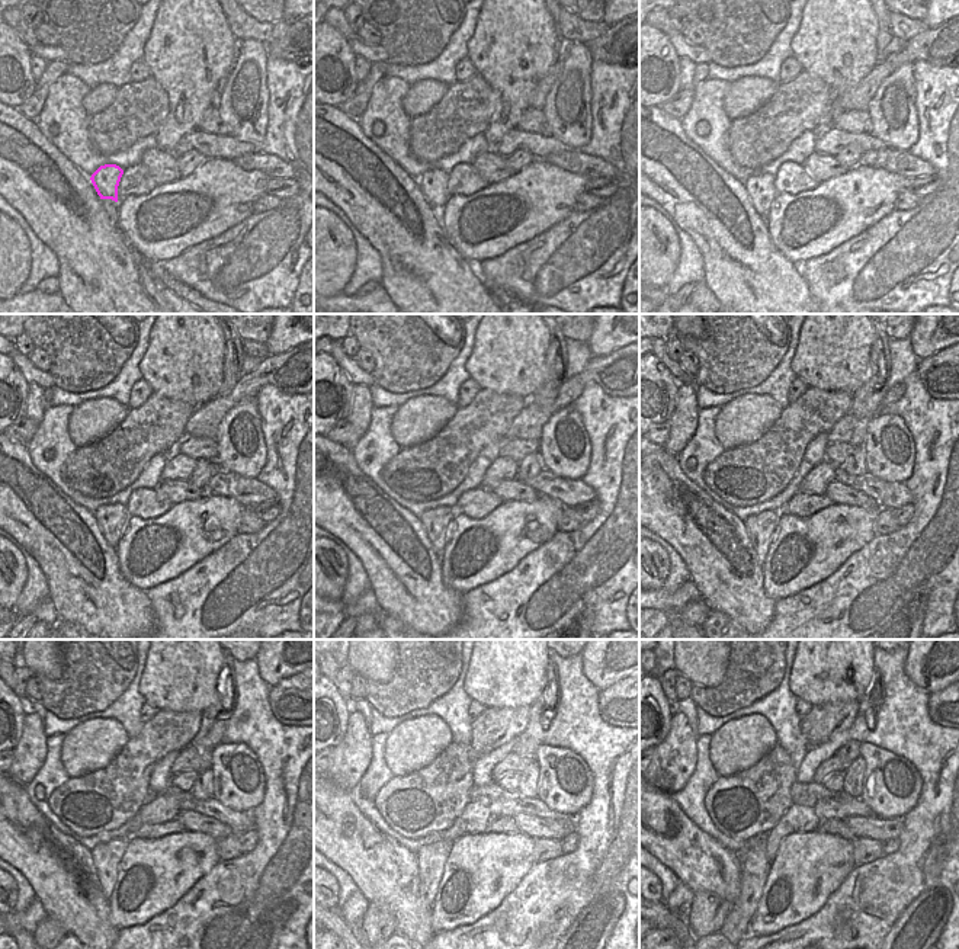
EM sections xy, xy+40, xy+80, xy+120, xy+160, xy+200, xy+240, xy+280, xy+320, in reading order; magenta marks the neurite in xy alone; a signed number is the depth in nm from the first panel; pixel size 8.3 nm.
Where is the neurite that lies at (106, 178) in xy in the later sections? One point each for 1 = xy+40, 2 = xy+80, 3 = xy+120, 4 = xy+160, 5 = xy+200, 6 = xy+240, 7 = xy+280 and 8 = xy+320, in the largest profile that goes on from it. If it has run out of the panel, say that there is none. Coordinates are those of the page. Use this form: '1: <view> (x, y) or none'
1: xy+40 (433, 183)
2: xy+80 (760, 189)
3: xy+120 (112, 519)
4: xy+160 (438, 522)
5: xy+200 (760, 528)
6: xy+240 (106, 858)
7: xy+280 (430, 859)
8: xy+320 (754, 869)

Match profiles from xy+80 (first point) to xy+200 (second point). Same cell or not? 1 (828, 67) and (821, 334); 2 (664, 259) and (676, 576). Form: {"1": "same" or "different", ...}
{"1": "same", "2": "different"}

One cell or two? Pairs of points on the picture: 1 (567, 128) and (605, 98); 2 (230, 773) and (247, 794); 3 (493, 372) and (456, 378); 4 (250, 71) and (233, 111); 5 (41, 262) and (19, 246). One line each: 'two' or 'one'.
1: two
2: one
3: two
4: one
5: two

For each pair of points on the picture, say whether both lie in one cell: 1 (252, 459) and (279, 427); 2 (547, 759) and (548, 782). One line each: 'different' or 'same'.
1: different
2: same

